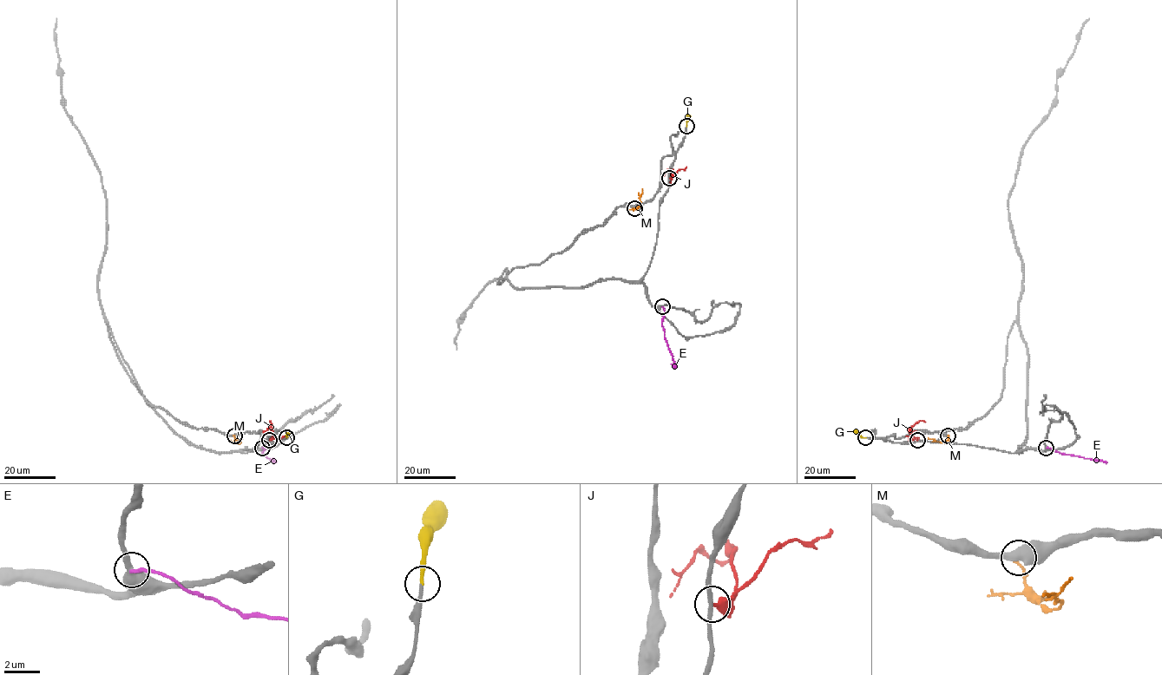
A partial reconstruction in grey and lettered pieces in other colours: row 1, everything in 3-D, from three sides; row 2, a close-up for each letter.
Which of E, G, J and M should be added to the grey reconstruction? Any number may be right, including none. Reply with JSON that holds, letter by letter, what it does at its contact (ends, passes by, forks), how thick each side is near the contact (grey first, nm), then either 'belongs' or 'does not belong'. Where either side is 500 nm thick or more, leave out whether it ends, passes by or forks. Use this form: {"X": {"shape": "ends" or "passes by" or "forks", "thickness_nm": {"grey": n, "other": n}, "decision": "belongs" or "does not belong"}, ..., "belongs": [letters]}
{"E": {"shape": "ends", "thickness_nm": {"grey": 400, "other": 220}, "decision": "does not belong"}, "G": {"shape": "ends", "thickness_nm": {"grey": 200, "other": 220}, "decision": "belongs"}, "J": {"shape": "ends", "thickness_nm": {"grey": 240, "other": 400}, "decision": "does not belong"}, "M": {"thickness_nm": {"grey": 500, "other": 190}, "decision": "does not belong"}, "belongs": ["G"]}

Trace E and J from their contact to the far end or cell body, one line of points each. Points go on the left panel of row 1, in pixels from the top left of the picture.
E: (262, 448), (265, 448), (262, 454), (276, 461), (271, 461)
J: (269, 441), (273, 437), (270, 422)

